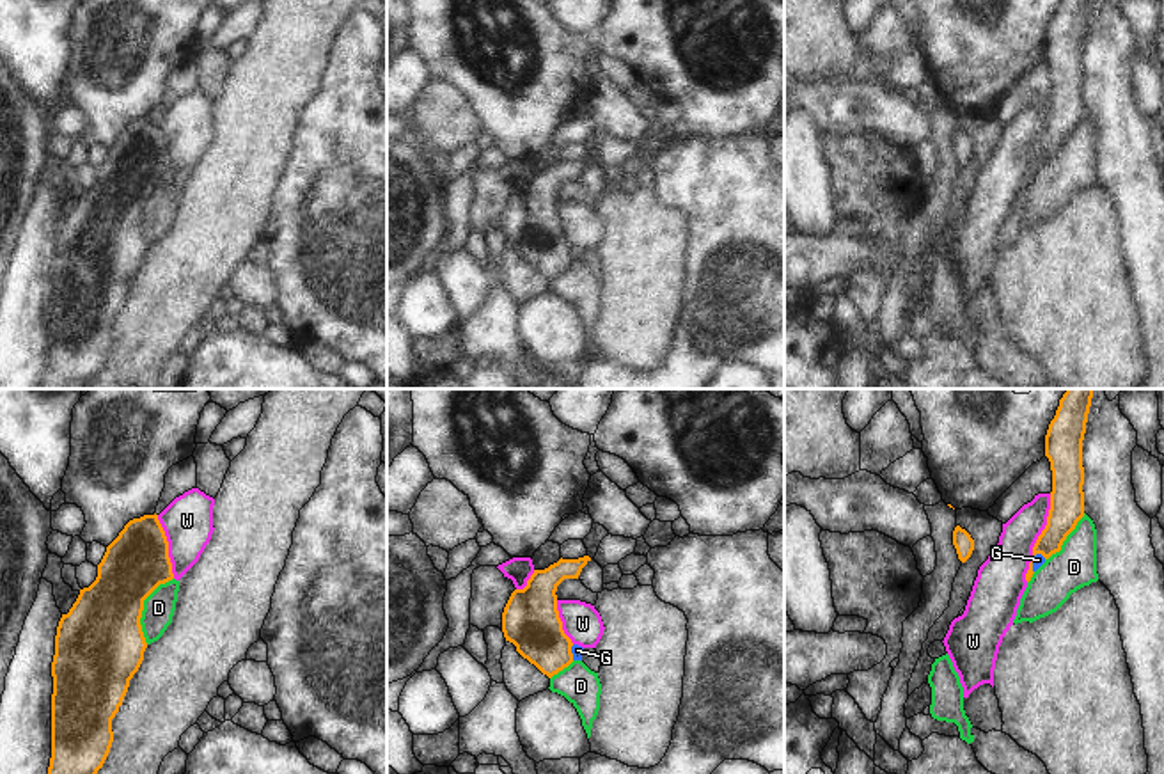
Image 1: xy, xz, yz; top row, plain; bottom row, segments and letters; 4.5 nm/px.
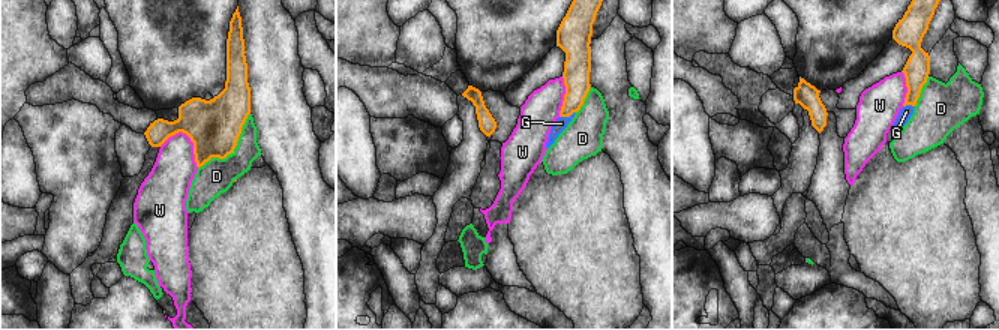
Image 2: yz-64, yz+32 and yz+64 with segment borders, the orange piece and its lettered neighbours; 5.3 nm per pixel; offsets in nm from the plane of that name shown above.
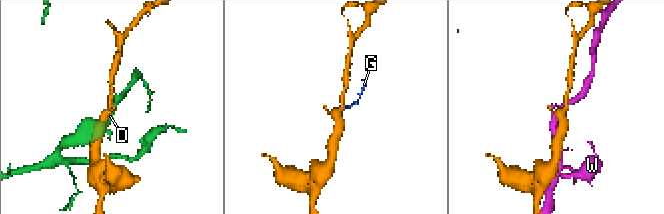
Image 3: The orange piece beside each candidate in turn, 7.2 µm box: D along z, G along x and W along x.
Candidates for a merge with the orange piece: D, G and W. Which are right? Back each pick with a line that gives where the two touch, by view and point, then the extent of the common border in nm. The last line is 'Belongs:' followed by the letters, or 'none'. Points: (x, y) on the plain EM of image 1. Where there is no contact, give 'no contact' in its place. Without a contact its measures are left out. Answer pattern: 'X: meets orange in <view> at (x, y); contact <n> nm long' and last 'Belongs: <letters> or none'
Belongs: none

